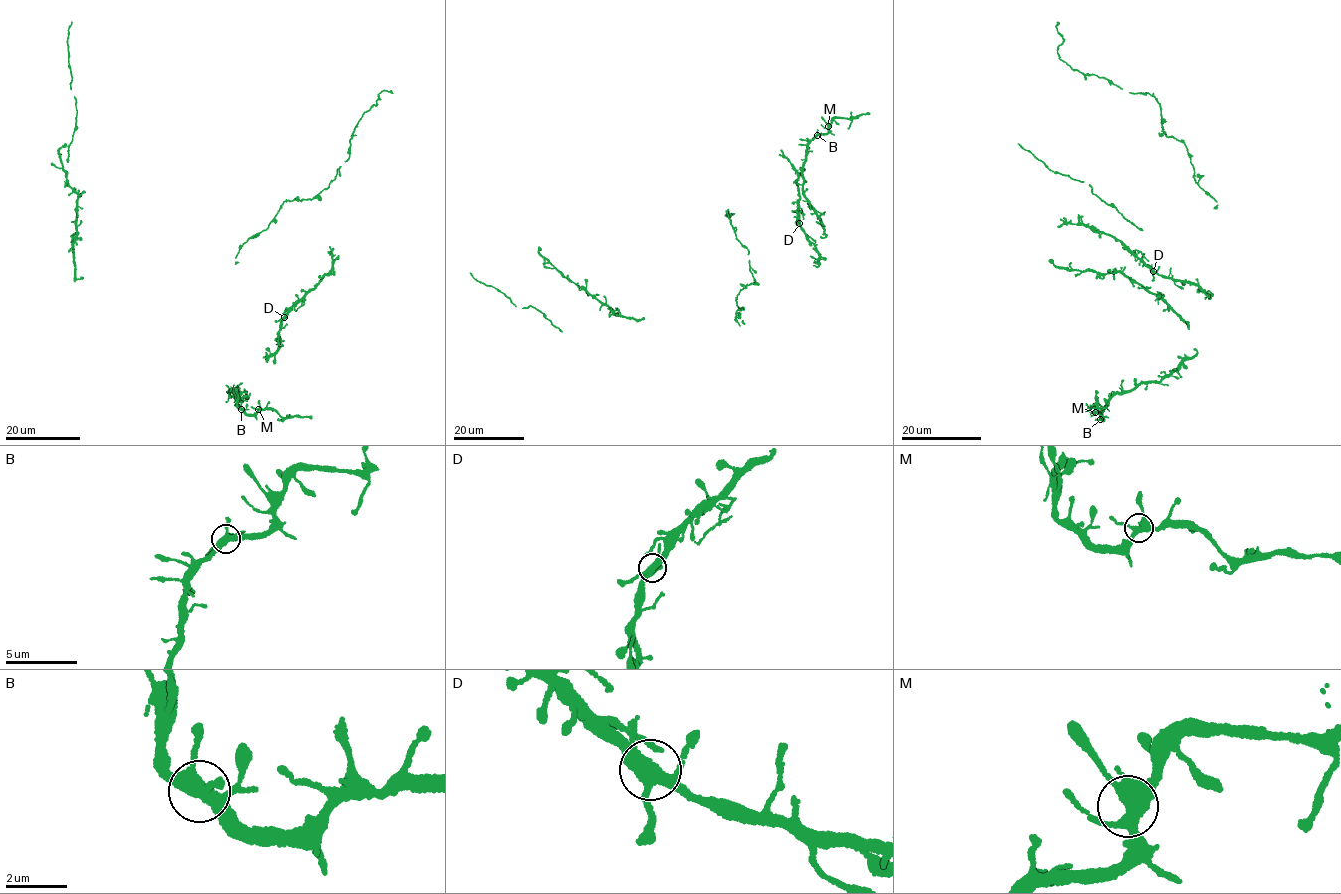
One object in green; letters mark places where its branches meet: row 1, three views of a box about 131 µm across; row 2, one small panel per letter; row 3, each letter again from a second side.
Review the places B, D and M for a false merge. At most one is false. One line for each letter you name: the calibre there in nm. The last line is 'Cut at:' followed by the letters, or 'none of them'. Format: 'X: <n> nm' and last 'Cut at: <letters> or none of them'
Cut at: none of them

